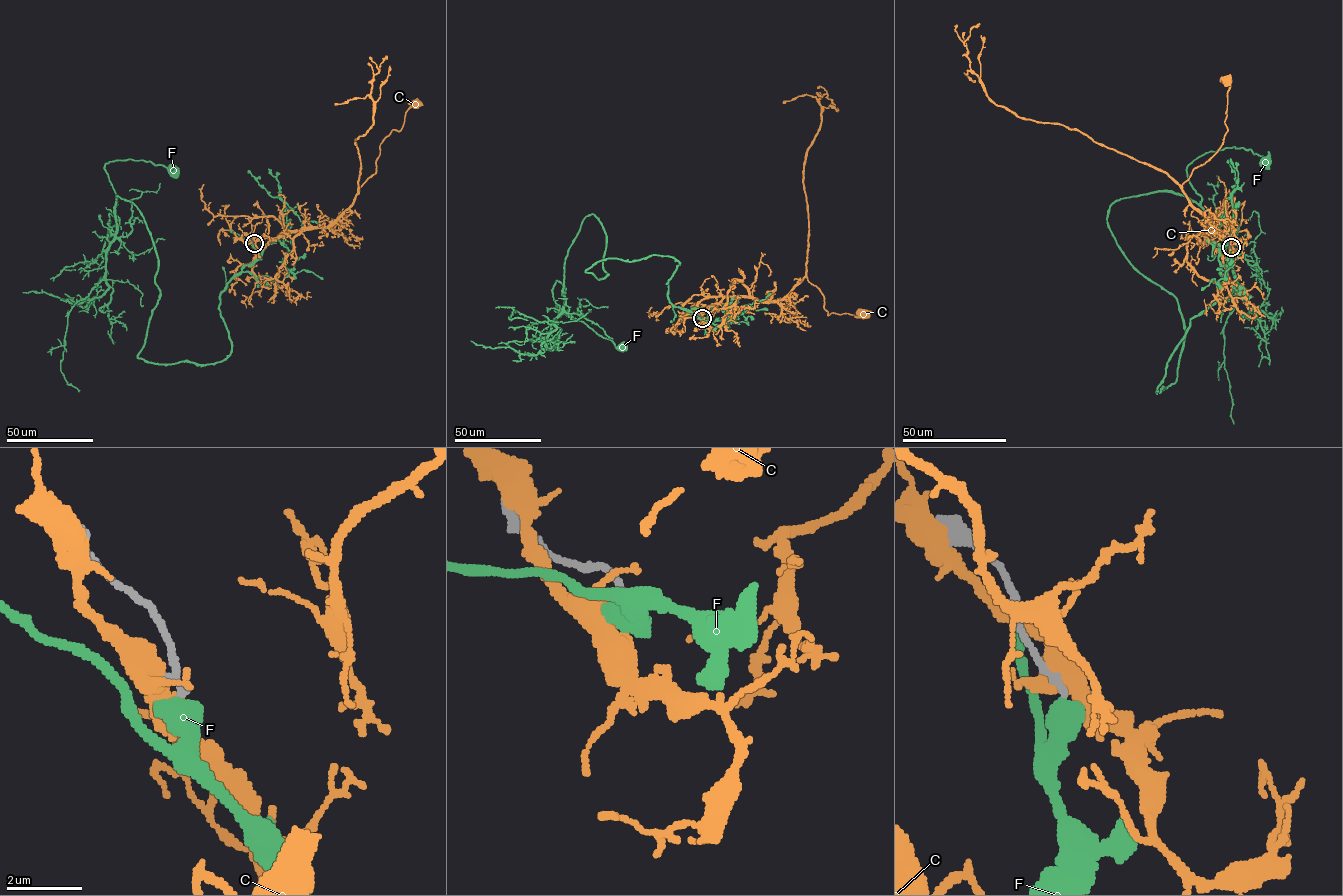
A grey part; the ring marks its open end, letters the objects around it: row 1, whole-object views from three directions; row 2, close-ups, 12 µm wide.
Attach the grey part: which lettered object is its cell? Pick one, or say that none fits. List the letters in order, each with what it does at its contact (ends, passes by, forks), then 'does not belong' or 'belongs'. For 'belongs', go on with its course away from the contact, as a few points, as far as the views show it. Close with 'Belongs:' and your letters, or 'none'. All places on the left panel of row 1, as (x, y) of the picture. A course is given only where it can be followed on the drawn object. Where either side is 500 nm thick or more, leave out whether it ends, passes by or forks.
C: it forks | does not belong
F: does not belong
Belongs: none

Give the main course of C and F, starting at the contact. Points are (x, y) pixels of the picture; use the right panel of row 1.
C: (1231, 246), (1223, 238), (1205, 240), (1210, 223), (1187, 199), (1182, 185), (1223, 141), (1230, 87), (1226, 81)
F: (1231, 248), (1156, 391), (1184, 324), (1107, 210), (1199, 203), (1186, 168), (1211, 151), (1266, 163)

